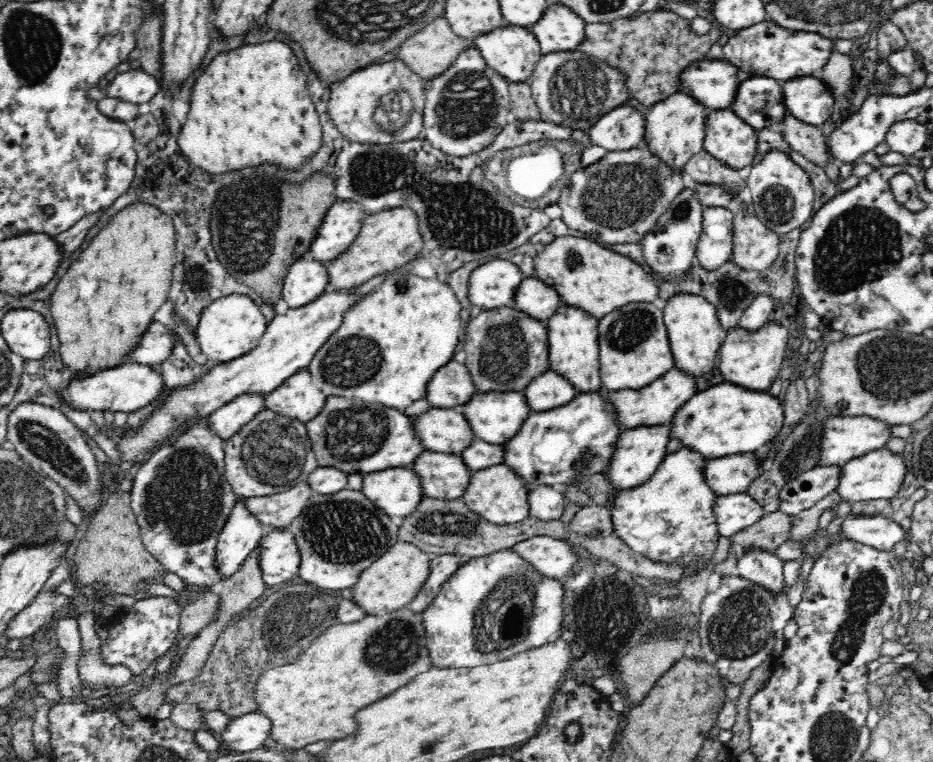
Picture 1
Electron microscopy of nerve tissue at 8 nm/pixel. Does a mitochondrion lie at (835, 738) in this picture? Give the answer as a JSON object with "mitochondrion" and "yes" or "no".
{"mitochondrion":"yes"}

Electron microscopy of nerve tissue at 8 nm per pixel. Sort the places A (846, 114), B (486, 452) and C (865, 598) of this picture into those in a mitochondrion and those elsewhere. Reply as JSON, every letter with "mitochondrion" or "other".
{"A":"other","B":"other","C":"mitochondrion"}

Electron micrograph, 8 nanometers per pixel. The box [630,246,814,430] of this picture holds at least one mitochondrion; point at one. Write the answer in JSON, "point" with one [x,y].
{"point":[732,292]}

